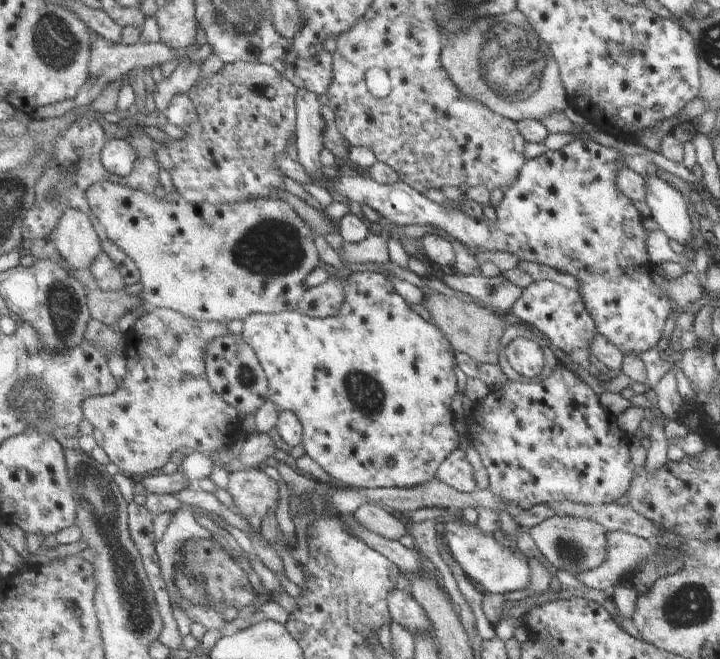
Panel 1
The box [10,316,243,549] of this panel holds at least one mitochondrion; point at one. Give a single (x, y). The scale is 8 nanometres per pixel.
(91, 484)

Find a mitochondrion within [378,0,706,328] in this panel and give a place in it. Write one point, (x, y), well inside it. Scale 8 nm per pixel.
(514, 64)

